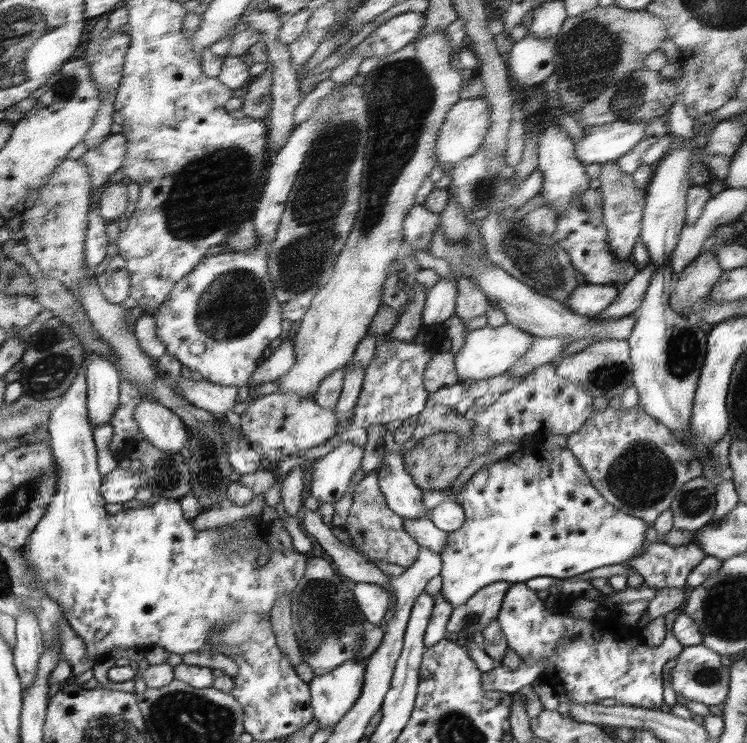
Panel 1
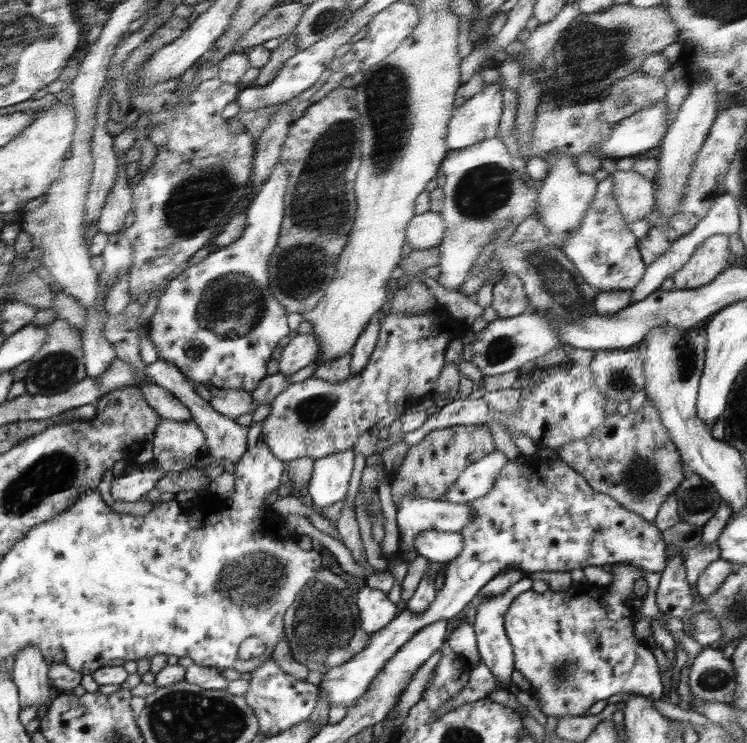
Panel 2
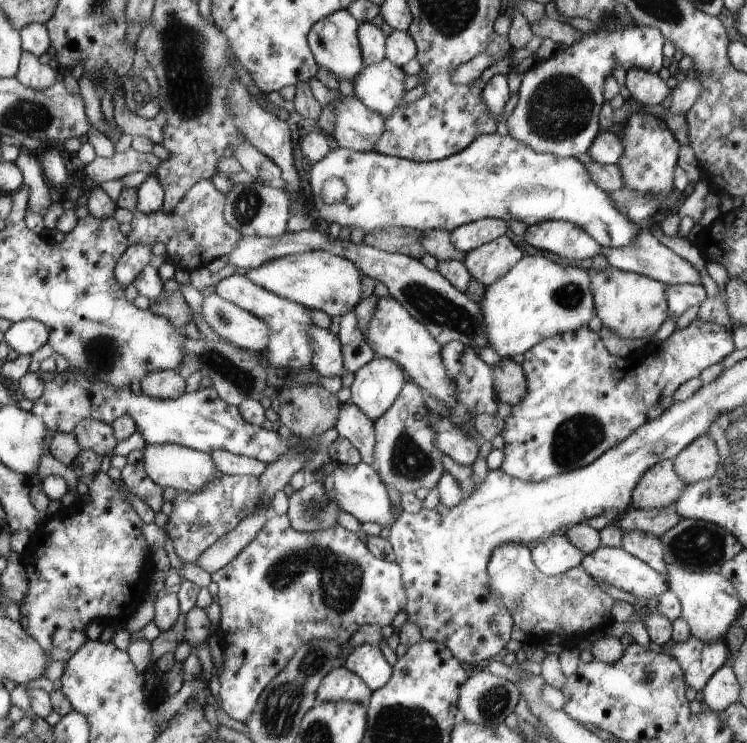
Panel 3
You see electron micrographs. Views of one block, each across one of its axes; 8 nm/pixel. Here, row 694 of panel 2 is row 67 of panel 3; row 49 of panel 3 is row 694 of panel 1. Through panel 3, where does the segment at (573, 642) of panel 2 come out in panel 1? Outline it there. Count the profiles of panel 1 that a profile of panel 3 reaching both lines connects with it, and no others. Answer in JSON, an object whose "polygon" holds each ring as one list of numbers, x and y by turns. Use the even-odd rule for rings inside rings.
{"polygon":[[525,582,510,585,505,594,496,620,507,638,507,646,514,649,524,663,544,657,546,666,540,678,548,680,557,690,564,687,568,700,598,703,602,698,614,698,618,705,650,709,660,709,664,704,664,664,676,658,685,647,672,631,665,634,660,646,644,645,642,648,642,642,624,628,615,611,604,618,576,618,570,612,576,603,573,597,568,609,556,612,546,600,538,597,536,591,526,587]]}

